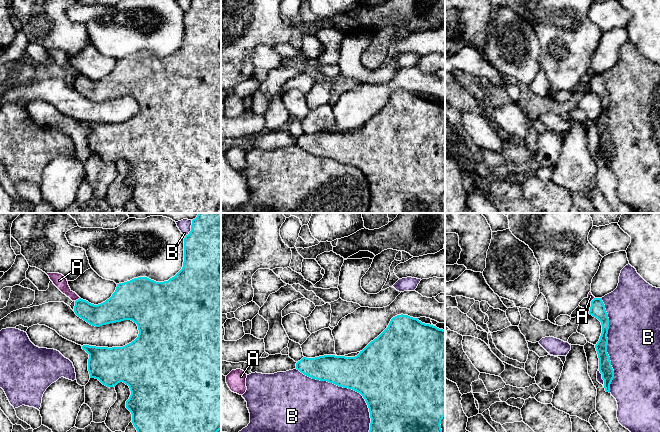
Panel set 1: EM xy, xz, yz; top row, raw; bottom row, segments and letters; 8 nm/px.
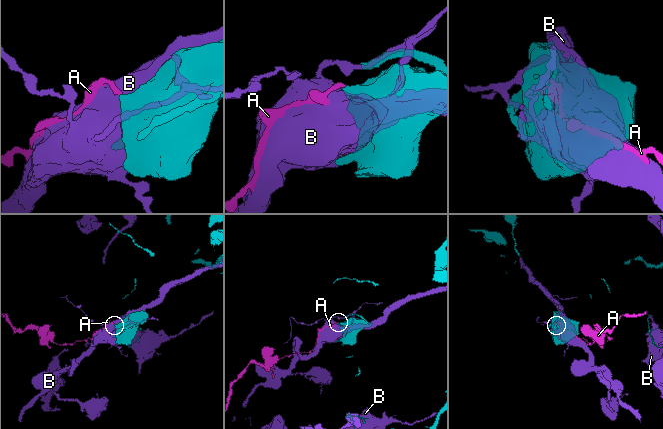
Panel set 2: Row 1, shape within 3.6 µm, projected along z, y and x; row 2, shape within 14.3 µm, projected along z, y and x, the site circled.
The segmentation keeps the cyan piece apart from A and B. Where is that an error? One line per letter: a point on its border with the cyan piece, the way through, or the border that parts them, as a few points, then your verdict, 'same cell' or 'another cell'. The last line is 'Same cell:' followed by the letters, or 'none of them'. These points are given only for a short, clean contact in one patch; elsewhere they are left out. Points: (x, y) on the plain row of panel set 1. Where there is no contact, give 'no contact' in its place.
A: contact xy (78, 75); border xy (79, 73), (75, 77); another cell
B: contact xz (349, 164); another cell
Same cell: none of them

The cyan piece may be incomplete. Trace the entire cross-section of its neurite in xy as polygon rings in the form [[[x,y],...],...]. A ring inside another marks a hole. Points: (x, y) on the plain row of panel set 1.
[[[192,0],[191,7],[184,14],[184,38],[182,45],[168,57],[156,58],[147,53],[138,53],[117,60],[115,68],[105,78],[94,81],[79,74],[75,77],[75,90],[92,102],[131,96],[137,100],[139,110],[131,119],[123,123],[96,123],[83,121],[89,130],[88,147],[90,154],[98,155],[107,163],[115,163],[123,158],[129,162],[131,171],[126,177],[126,184],[132,190],[132,199],[138,213],[217,213],[221,205],[221,0]]]

